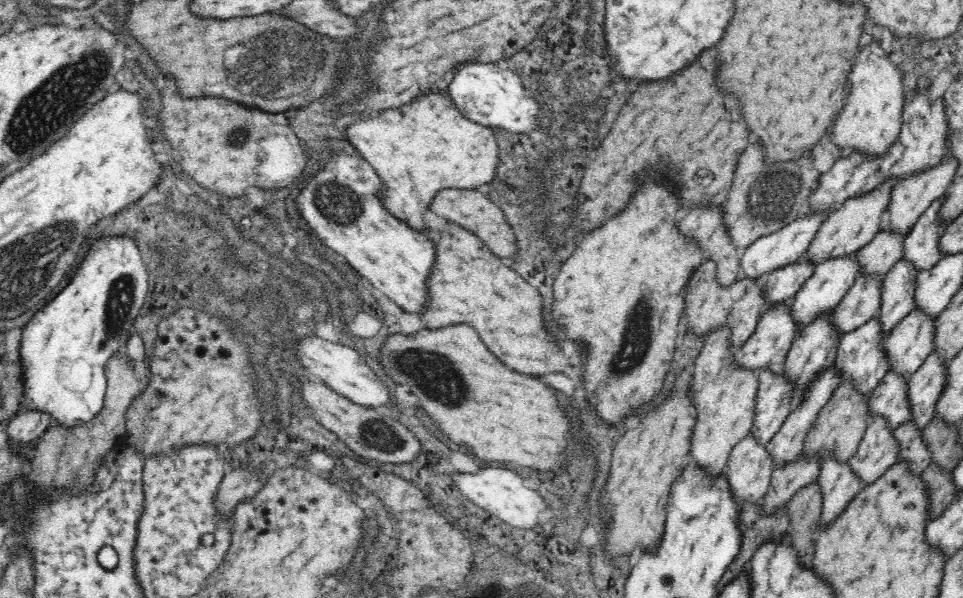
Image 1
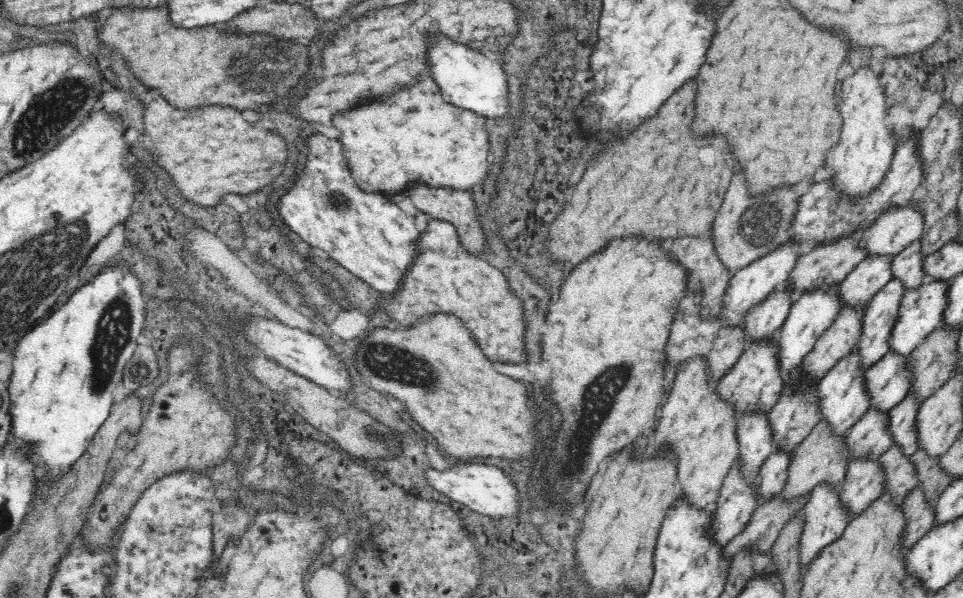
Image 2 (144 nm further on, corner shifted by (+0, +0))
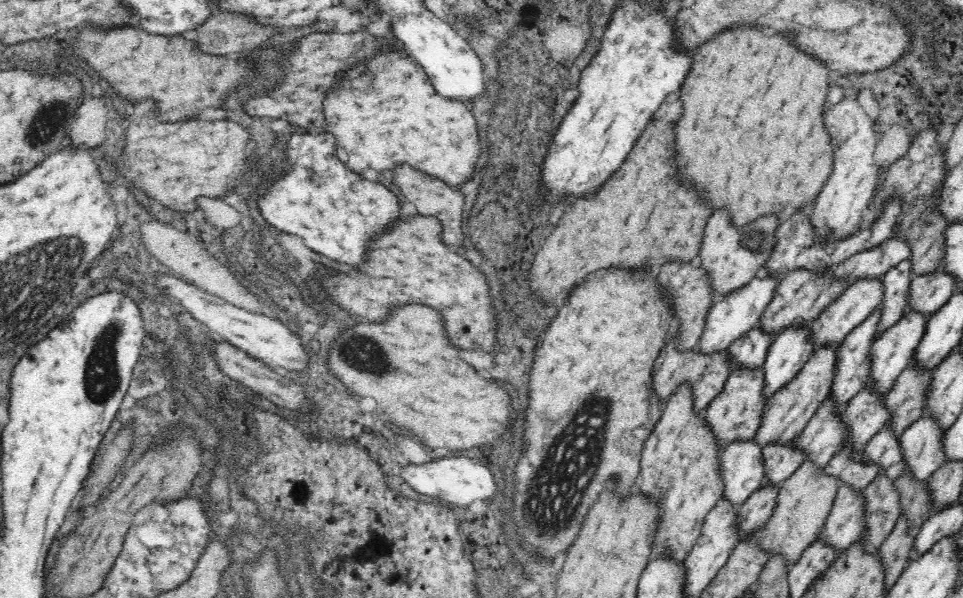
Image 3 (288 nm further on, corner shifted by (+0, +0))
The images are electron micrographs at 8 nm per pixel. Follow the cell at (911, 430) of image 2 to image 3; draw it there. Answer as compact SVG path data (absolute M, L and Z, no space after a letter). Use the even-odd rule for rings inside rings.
M884 424L868 442L864 448L862 460L876 462L880 468L886 470L886 474L896 480L900 474L906 472L908 464L904 458L904 450L900 444L900 438L896 436L896 430L890 424Z

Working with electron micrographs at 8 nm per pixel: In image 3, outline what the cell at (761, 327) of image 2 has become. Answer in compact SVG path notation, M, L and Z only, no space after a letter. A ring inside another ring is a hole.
M756 324L748 332L744 332L736 342L730 344L730 354L734 366L746 364L746 366L764 366L770 346L774 344L776 334L764 330L762 324Z

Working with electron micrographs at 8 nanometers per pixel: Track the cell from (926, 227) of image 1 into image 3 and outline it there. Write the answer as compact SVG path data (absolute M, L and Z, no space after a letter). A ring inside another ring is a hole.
M912 258L902 260L898 266L890 268L884 274L884 300L882 300L882 322L880 322L880 334L892 326L906 310L910 300L910 286L912 286Z

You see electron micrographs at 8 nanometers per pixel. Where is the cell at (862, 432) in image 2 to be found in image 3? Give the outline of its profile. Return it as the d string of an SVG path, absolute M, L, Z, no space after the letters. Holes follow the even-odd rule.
M846 442L838 452L832 454L826 470L840 476L842 482L864 490L882 468L876 462L862 460L862 456L864 450L856 450L854 442Z

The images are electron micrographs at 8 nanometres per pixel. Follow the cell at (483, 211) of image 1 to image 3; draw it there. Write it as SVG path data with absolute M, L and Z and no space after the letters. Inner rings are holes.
M400 166L394 174L394 182L400 186L400 192L406 196L408 202L412 202L418 208L420 216L434 216L444 224L444 242L452 246L464 246L466 242L466 232L464 232L464 206L466 206L466 196L460 188L448 186L438 178L432 178L420 170L412 170L412 166Z

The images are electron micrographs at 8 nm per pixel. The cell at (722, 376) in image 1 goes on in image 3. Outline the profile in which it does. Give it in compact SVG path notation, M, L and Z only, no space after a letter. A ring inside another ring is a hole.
M690 380L680 382L680 386L676 386L676 390L664 402L662 418L658 420L654 432L650 434L650 438L644 444L642 472L638 480L640 490L648 494L656 492L664 496L664 522L660 522L660 528L658 528L658 534L652 546L654 554L664 548L672 550L680 560L686 560L686 556L690 554L692 546L700 538L704 520L714 510L716 502L724 496L724 470L720 464L720 454L722 454L722 444L720 444L720 438L716 436L714 426L708 420L708 410L696 408L696 394L694 394L692 382Z

